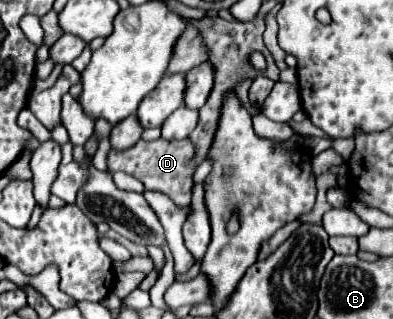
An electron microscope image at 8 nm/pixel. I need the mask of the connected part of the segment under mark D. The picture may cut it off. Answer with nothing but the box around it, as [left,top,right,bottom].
[108,138,196,206]

